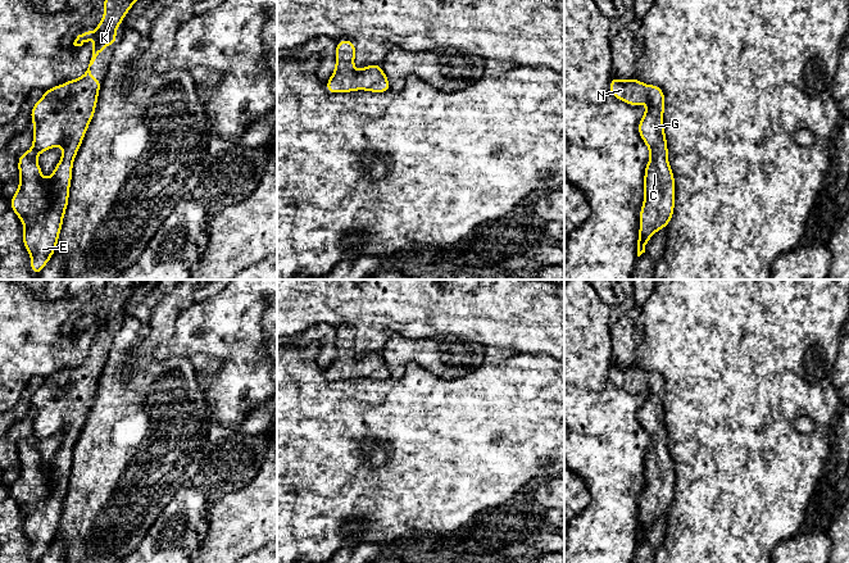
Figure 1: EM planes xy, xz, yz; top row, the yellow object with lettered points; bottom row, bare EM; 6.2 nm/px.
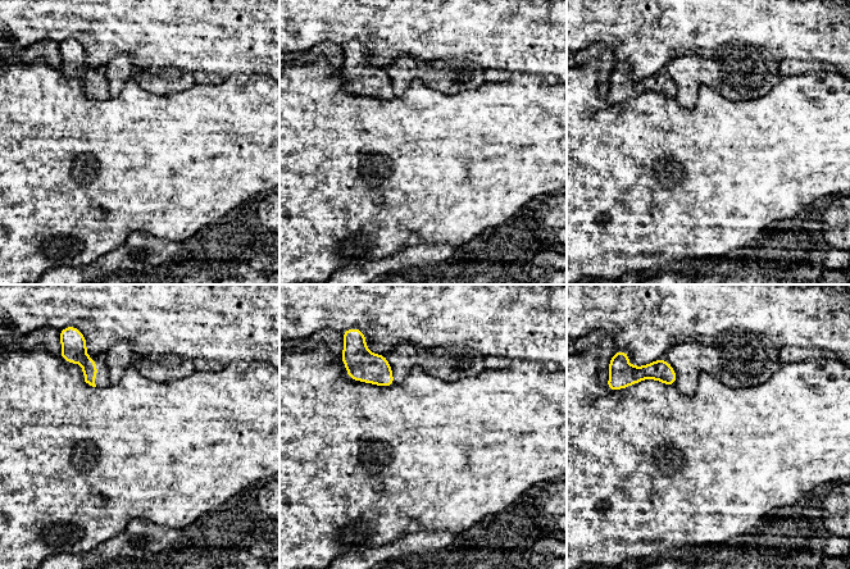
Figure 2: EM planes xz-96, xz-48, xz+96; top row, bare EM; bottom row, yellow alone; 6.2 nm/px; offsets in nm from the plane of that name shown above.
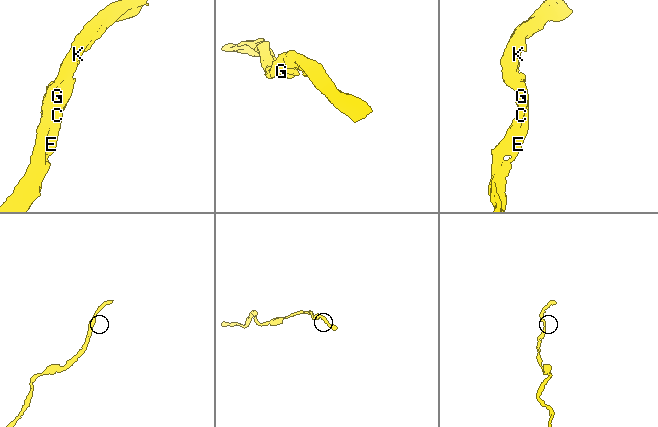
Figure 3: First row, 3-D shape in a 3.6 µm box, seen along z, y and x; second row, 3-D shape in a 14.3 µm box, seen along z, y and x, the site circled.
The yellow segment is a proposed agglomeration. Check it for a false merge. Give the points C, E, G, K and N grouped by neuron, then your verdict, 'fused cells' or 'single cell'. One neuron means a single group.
groups C E G K N; single cell

